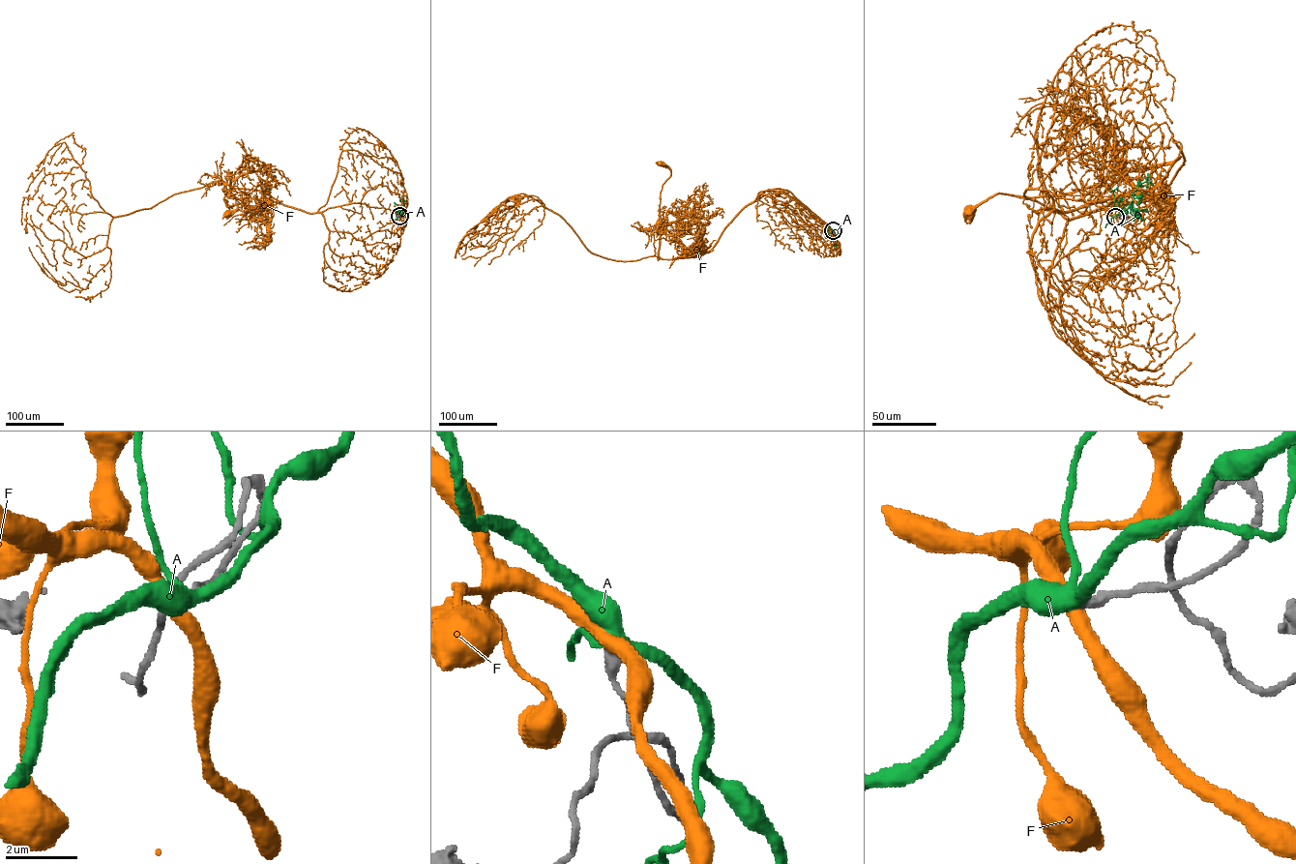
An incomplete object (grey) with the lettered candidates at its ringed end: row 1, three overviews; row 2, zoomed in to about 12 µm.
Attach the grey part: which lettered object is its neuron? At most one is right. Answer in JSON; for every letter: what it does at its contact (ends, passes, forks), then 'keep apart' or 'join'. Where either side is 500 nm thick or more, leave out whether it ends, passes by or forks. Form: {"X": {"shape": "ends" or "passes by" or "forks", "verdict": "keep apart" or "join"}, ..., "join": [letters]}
{"A": {"shape": "forks", "verdict": "join"}, "F": {"shape": "passes by", "verdict": "keep apart"}, "join": ["A"]}

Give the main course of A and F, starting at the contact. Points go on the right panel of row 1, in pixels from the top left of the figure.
A: (1115, 217), (1127, 209), (1138, 184), (1146, 180), (1148, 173)
F: (1115, 217), (1083, 199), (1024, 193), (1074, 211), (1151, 190), (1180, 157), (1072, 193), (996, 193), (969, 212)

